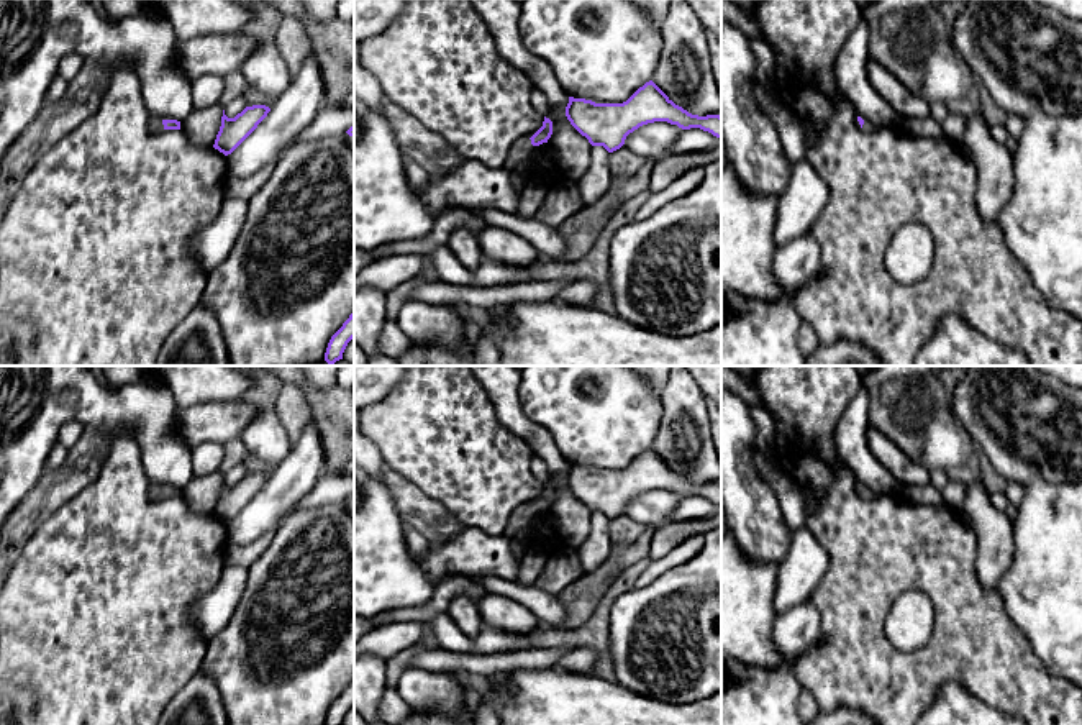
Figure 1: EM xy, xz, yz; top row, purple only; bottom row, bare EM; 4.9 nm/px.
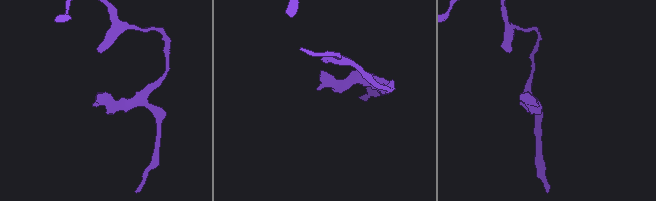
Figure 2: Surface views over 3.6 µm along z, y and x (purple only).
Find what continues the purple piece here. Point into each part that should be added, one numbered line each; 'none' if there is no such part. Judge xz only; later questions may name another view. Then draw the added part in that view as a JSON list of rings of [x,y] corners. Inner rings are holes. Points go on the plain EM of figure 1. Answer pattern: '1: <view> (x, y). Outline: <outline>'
1: xz (520, 519). Outline: [[[520,505],[510,517],[503,535],[511,540],[516,540],[518,535],[528,527],[533,518],[533,512],[530,505]]]

